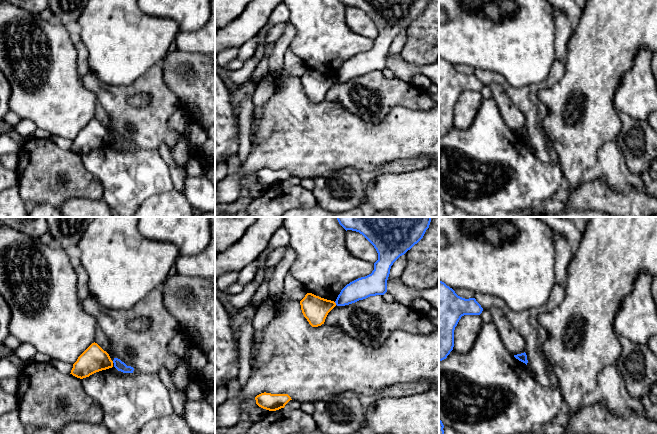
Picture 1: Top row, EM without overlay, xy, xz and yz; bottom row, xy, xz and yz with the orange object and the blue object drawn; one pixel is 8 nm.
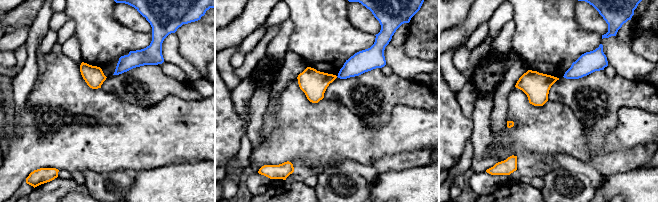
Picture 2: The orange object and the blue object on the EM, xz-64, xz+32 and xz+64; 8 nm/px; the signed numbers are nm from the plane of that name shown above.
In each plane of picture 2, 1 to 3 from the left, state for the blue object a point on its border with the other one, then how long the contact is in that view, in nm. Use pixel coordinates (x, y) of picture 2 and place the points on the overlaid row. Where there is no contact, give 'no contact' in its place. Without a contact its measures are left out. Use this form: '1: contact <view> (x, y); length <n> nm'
1: no contact
2: no contact
3: no contact

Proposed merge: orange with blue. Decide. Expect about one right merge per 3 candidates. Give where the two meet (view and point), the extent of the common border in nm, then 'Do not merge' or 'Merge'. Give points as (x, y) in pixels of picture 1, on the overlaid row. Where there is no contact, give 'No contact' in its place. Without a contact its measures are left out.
Touches orange at xz (335, 303). Shared border 30 nm. Do not merge

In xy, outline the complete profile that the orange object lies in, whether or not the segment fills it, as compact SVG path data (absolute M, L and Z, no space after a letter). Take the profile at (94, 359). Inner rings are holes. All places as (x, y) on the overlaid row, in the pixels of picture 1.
M94 342L78 357L70 374L83 379L112 367L113 361L109 354Z

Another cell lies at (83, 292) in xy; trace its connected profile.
M81 264L76 267L74 271L77 276L77 294L79 300L83 302L90 296L90 291L88 288L88 275Z

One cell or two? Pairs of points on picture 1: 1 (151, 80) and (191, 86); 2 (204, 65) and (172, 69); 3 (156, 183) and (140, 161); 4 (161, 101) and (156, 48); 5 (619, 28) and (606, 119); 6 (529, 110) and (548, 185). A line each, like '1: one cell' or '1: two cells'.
1: two cells
2: one cell
3: one cell
4: two cells
5: one cell
6: two cells

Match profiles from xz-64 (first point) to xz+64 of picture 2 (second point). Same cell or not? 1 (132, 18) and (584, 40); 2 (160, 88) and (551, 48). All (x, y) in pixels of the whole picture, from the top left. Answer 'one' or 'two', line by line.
1: two
2: two

